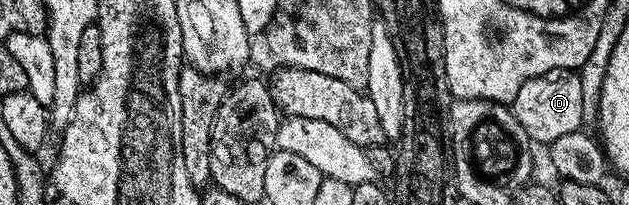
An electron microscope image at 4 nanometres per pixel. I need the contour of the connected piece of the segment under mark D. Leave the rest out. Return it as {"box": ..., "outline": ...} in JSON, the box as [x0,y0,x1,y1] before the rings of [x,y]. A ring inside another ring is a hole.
{"box":[510,70,586,144],"outline":[[[557,70],[526,80],[526,84],[518,88],[518,96],[514,96],[510,109],[518,124],[522,124],[526,136],[536,144],[551,144],[558,140],[558,136],[567,136],[569,132],[581,129],[586,119],[582,108],[582,80],[579,73]]]}

